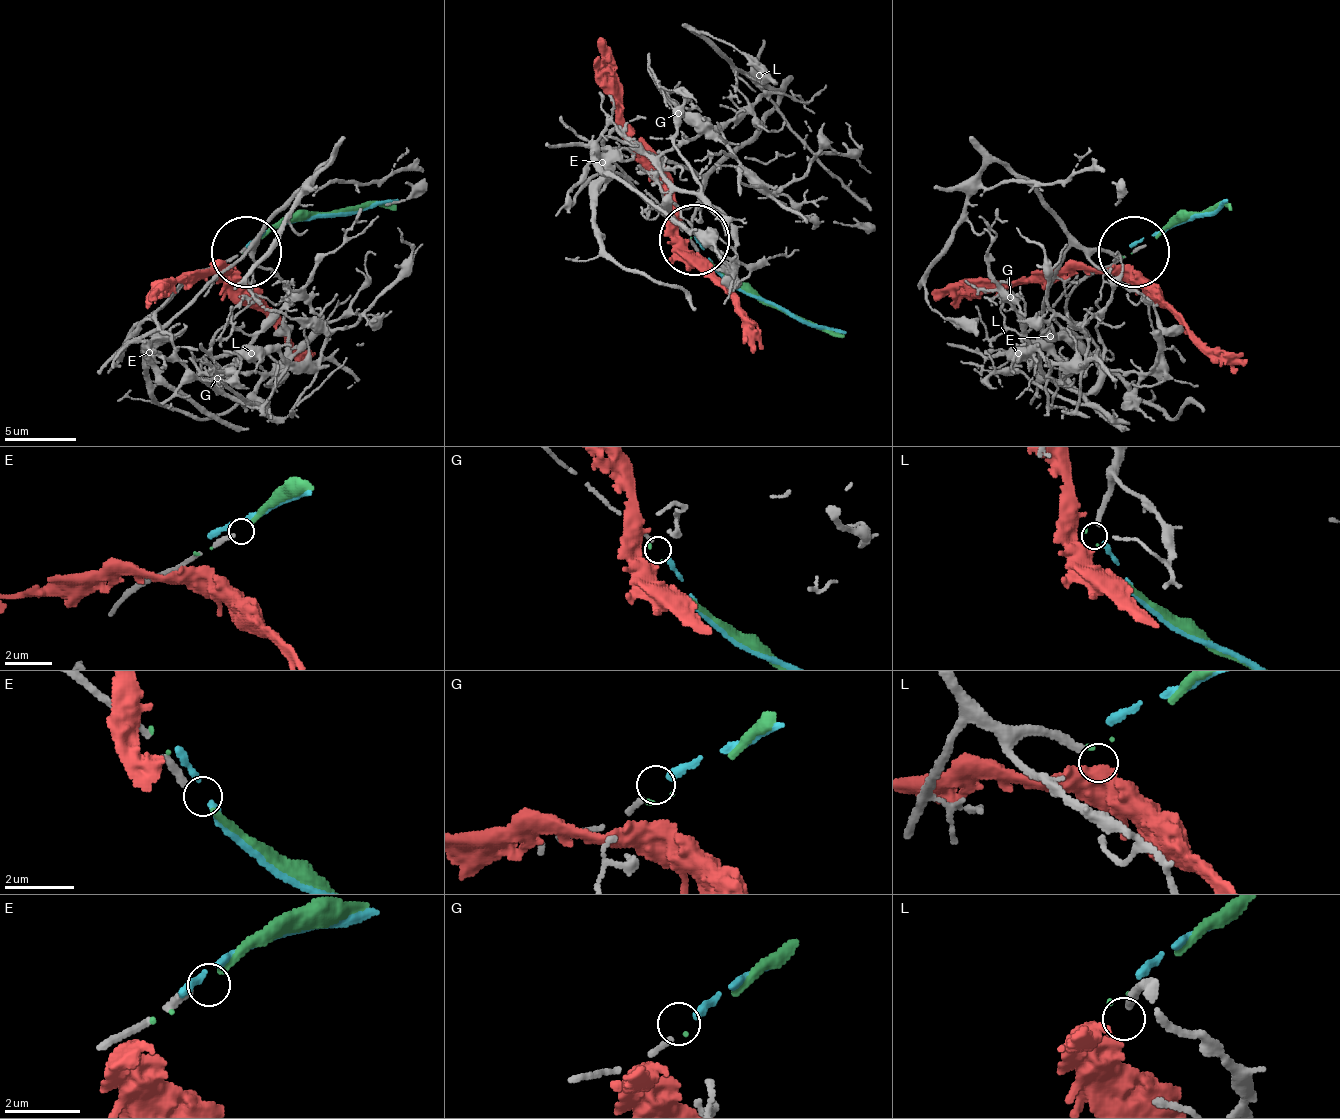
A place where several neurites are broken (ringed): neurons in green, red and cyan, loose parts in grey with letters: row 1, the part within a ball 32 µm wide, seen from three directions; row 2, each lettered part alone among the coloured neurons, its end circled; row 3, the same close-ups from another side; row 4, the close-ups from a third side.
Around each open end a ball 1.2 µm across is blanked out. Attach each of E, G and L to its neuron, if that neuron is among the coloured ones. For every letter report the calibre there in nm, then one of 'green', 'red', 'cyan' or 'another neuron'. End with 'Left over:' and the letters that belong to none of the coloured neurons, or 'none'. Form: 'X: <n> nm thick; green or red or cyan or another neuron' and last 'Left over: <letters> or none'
E: 200 nm thick; another neuron
G: 130 nm thick; cyan
L: 240 nm thick; another neuron
Left over: E, L

